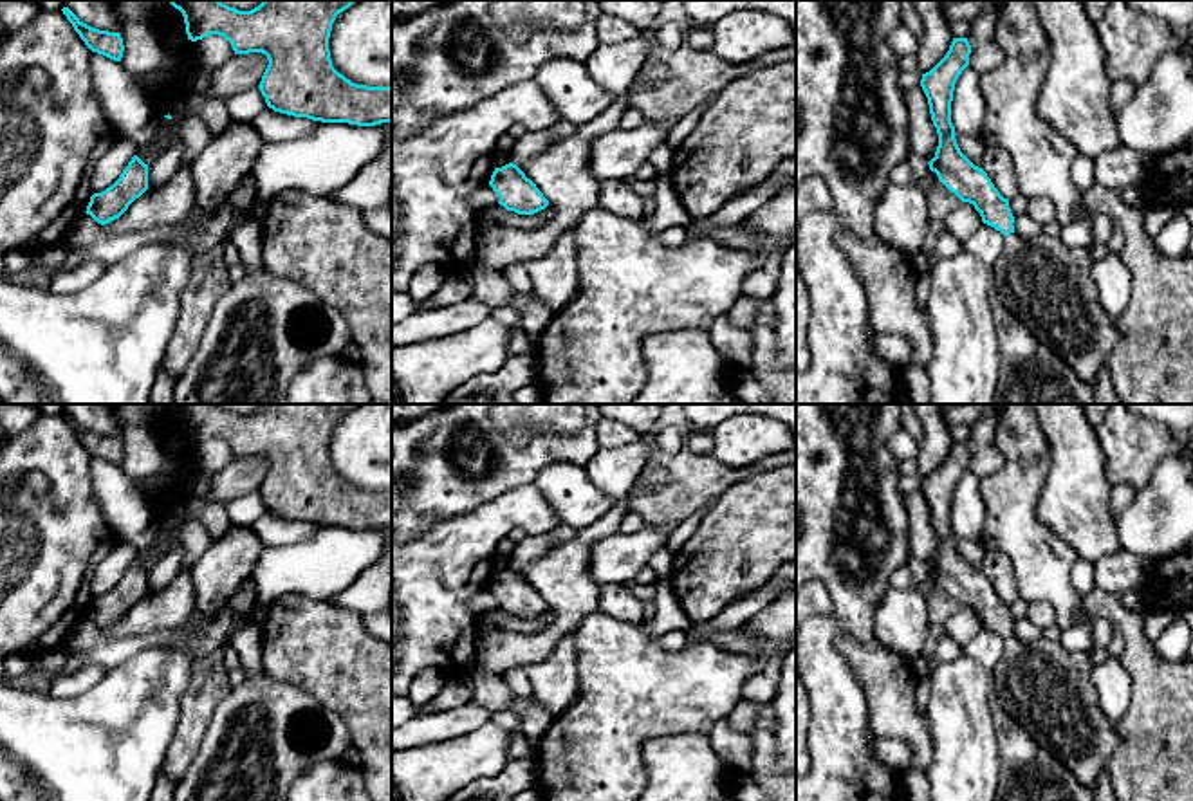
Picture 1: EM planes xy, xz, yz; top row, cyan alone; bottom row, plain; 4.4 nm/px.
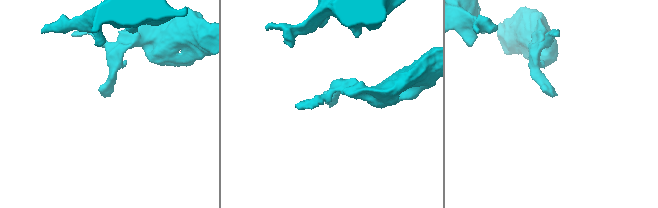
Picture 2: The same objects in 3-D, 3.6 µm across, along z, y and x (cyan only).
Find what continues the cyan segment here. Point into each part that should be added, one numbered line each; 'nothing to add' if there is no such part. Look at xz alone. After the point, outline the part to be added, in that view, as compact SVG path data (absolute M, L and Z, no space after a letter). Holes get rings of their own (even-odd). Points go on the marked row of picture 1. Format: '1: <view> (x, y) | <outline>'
nothing to add

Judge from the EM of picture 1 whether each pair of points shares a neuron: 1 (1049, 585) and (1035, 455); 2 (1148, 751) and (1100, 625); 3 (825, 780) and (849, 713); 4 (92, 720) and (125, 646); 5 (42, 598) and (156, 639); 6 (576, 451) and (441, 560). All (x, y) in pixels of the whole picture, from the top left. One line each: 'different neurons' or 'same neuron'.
1: same neuron
2: different neurons
3: same neuron
4: different neurons
5: different neurons
6: different neurons

